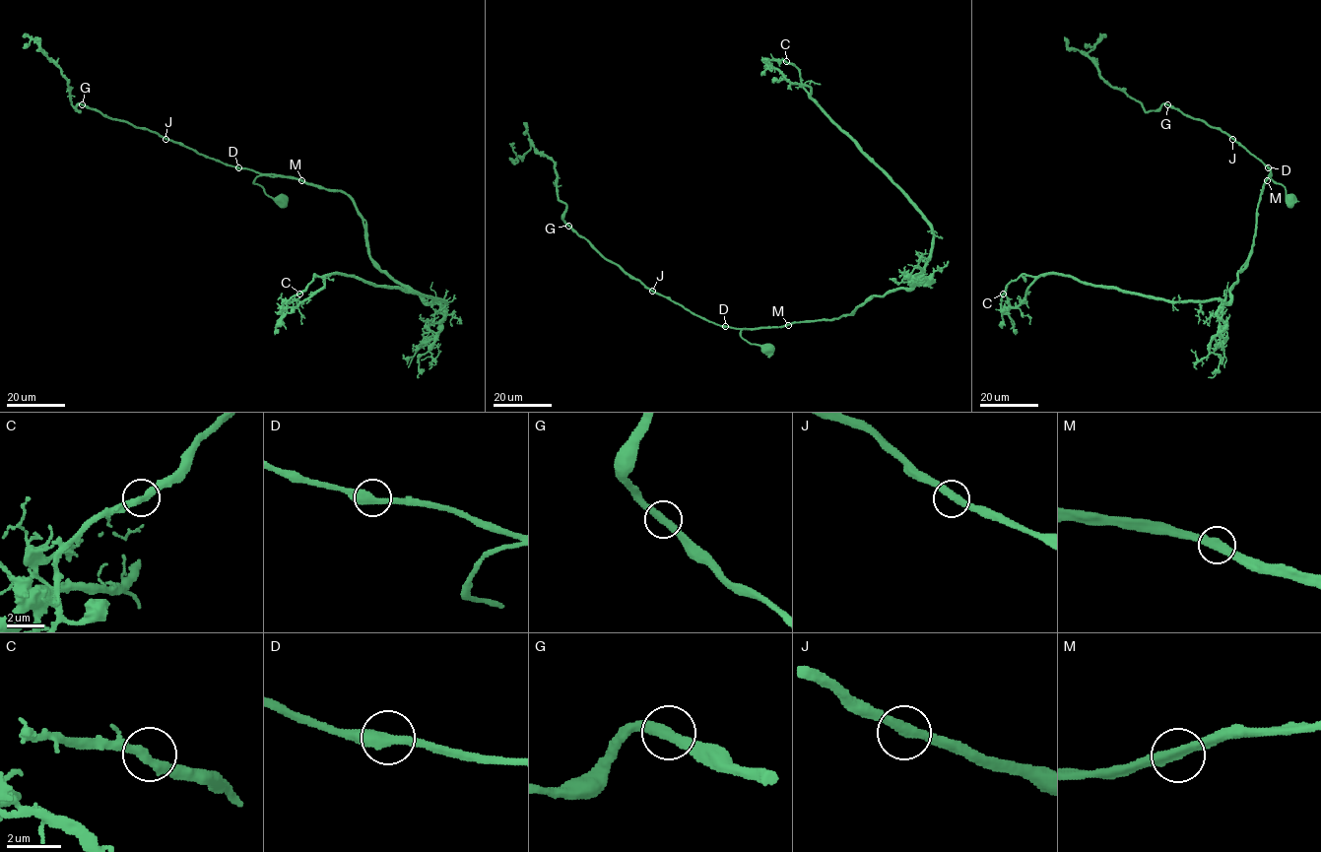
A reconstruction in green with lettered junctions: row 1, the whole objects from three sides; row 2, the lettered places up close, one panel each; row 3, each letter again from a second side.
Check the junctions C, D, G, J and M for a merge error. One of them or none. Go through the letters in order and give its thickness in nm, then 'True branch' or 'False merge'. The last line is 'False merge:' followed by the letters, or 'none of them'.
C: Thickness 380 nm. True branch
D: Thickness 400 nm. True branch
G: Thickness 400 nm. True branch
J: Thickness 360 nm. True branch
M: Thickness 400 nm. True branch
False merge: none of them

